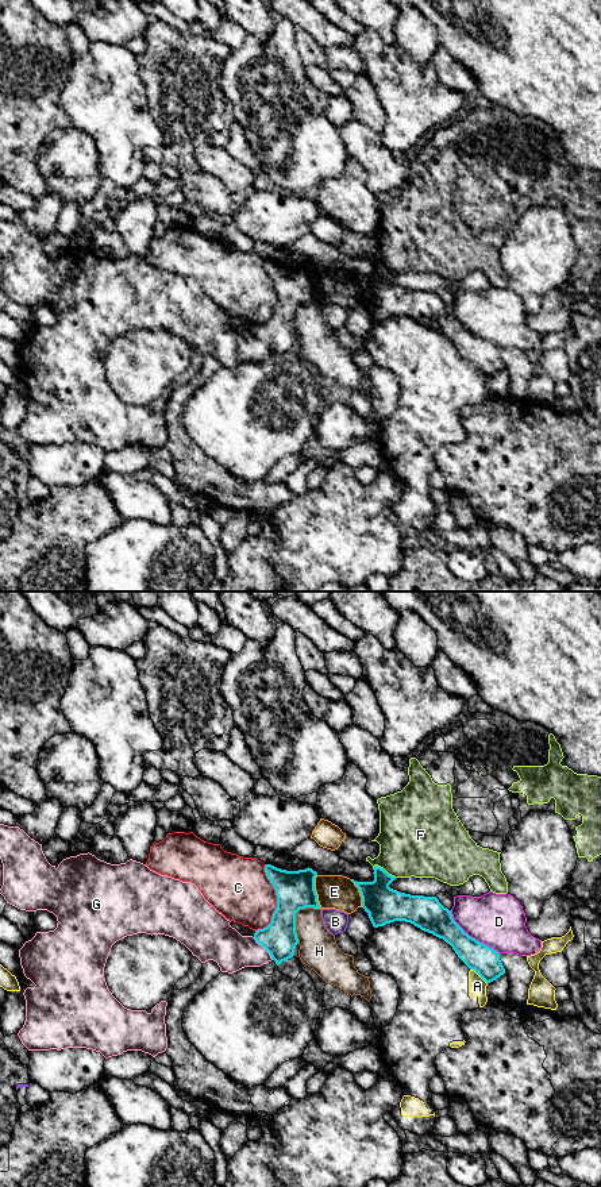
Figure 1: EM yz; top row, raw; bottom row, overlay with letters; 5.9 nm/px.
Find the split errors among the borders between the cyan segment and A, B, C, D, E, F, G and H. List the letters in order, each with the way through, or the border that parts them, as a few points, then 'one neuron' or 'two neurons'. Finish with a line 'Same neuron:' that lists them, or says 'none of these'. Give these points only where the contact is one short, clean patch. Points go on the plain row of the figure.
A: two neurons
B: two neurons
C: two neurons
D: two neurons
E: two neurons
F: two neurons
G: runs through yz (280, 334), (264, 342), (228, 342), (222, 338); one neuron
H: two neurons
Same neuron: G

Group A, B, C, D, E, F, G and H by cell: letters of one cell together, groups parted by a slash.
A / B / C / D / E / F / G / H

